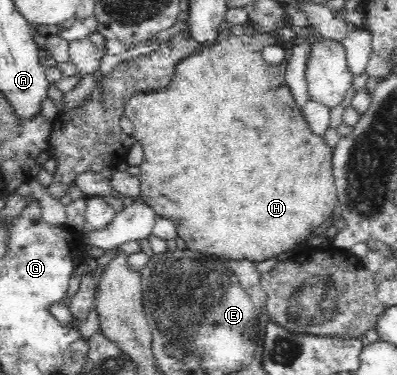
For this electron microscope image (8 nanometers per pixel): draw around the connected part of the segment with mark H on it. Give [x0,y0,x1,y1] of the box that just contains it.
[123,33,337,261]

